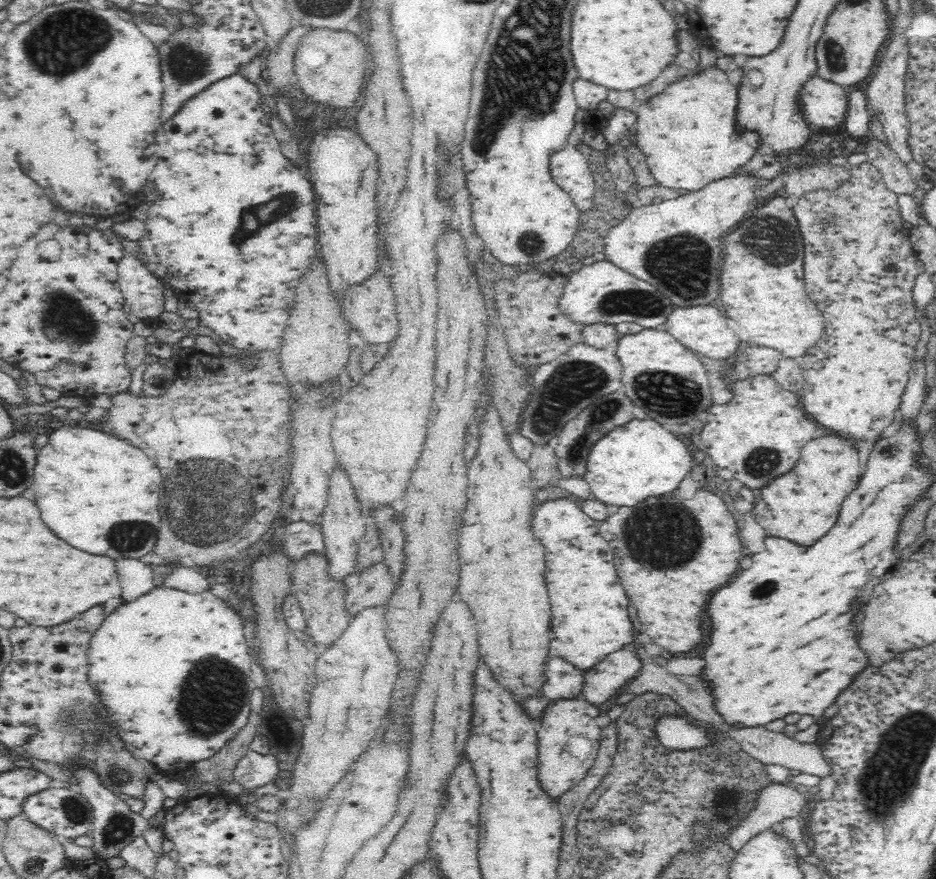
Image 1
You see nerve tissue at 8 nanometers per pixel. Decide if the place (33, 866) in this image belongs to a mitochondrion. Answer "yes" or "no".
yes

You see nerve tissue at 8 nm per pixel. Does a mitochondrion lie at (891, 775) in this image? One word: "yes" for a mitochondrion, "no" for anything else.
yes

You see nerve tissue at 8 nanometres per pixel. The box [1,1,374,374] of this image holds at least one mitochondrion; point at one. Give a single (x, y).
(66, 40)

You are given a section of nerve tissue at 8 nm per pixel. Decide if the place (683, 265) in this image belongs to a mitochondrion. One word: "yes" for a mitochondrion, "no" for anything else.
yes

